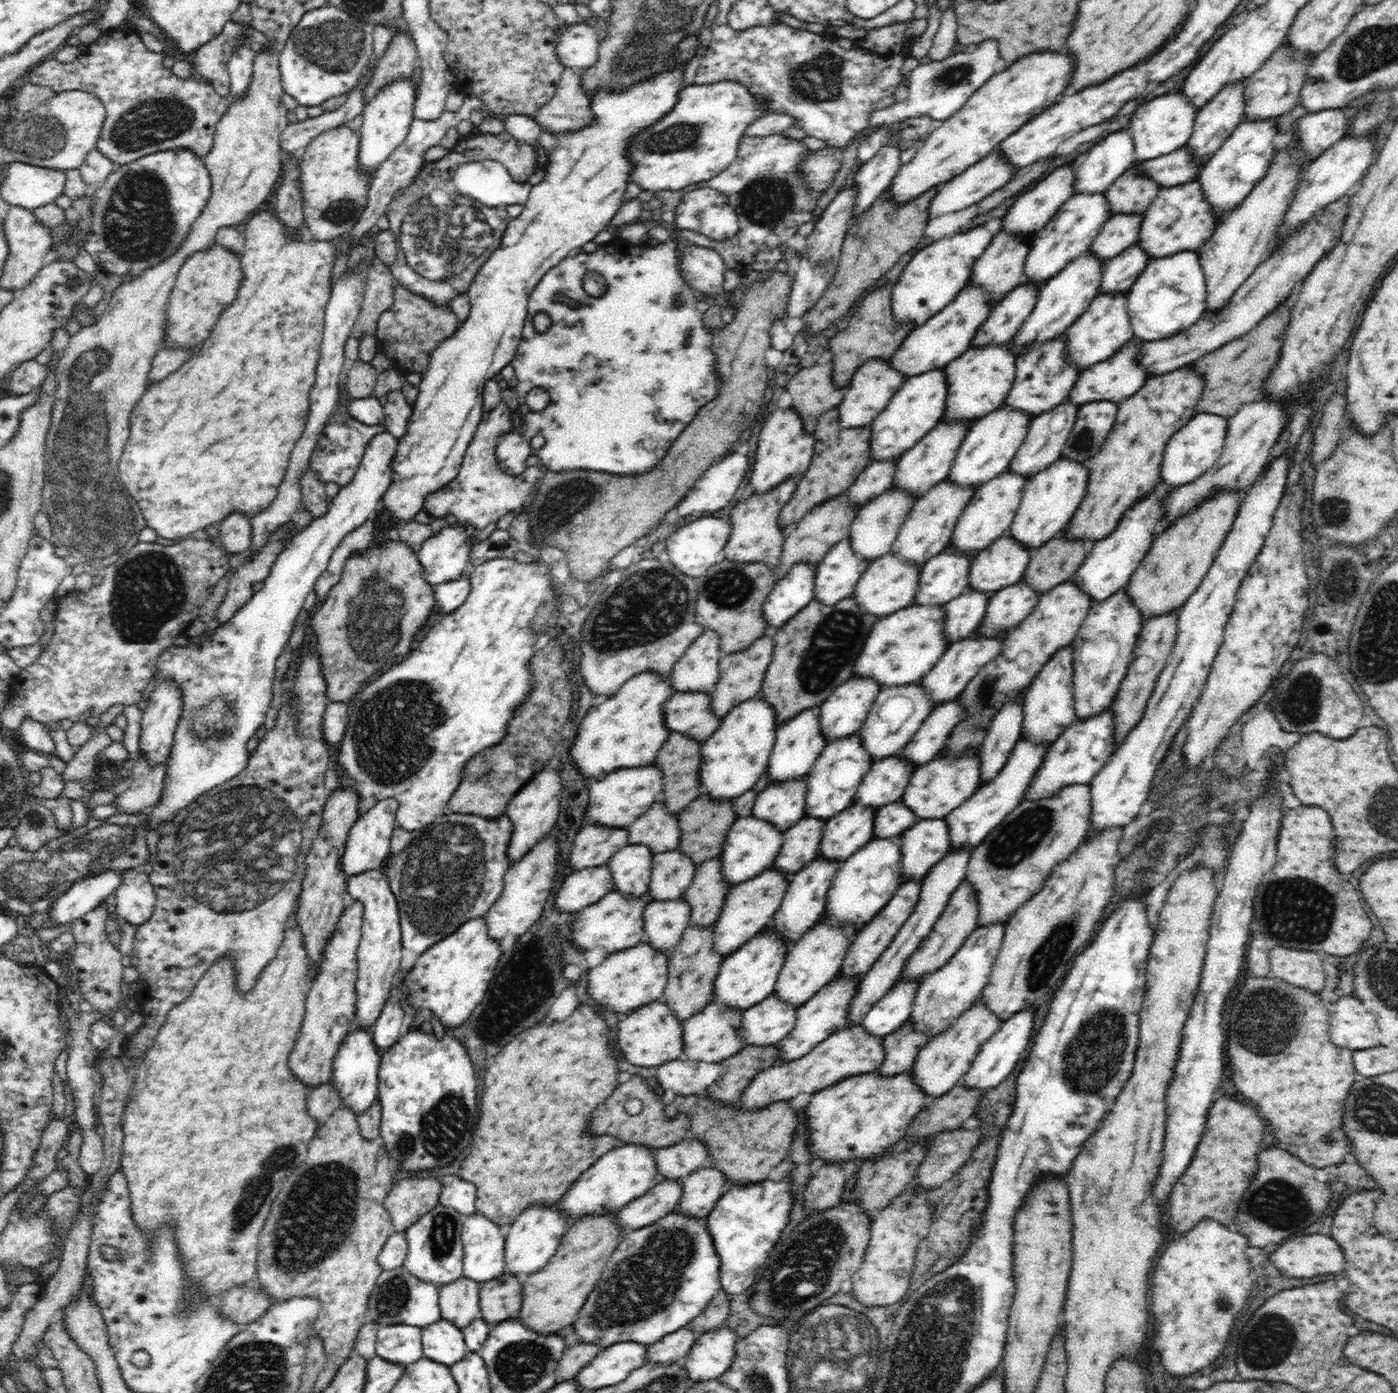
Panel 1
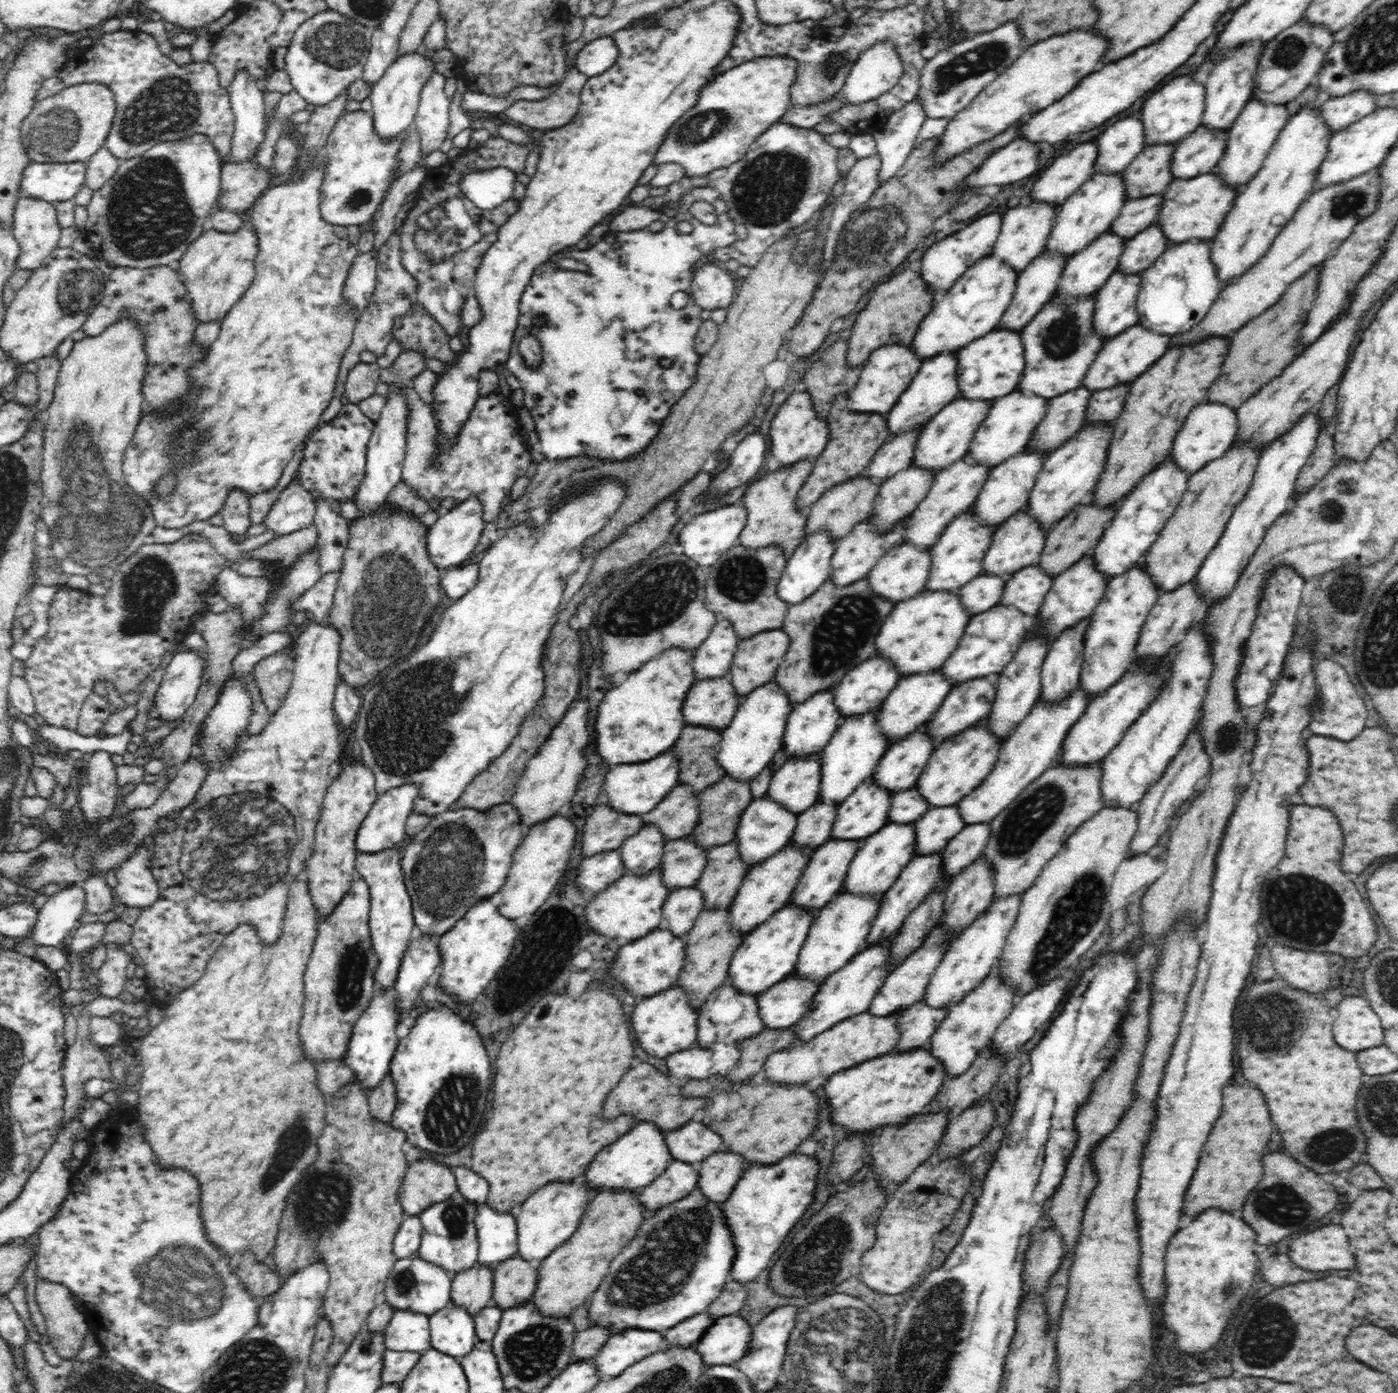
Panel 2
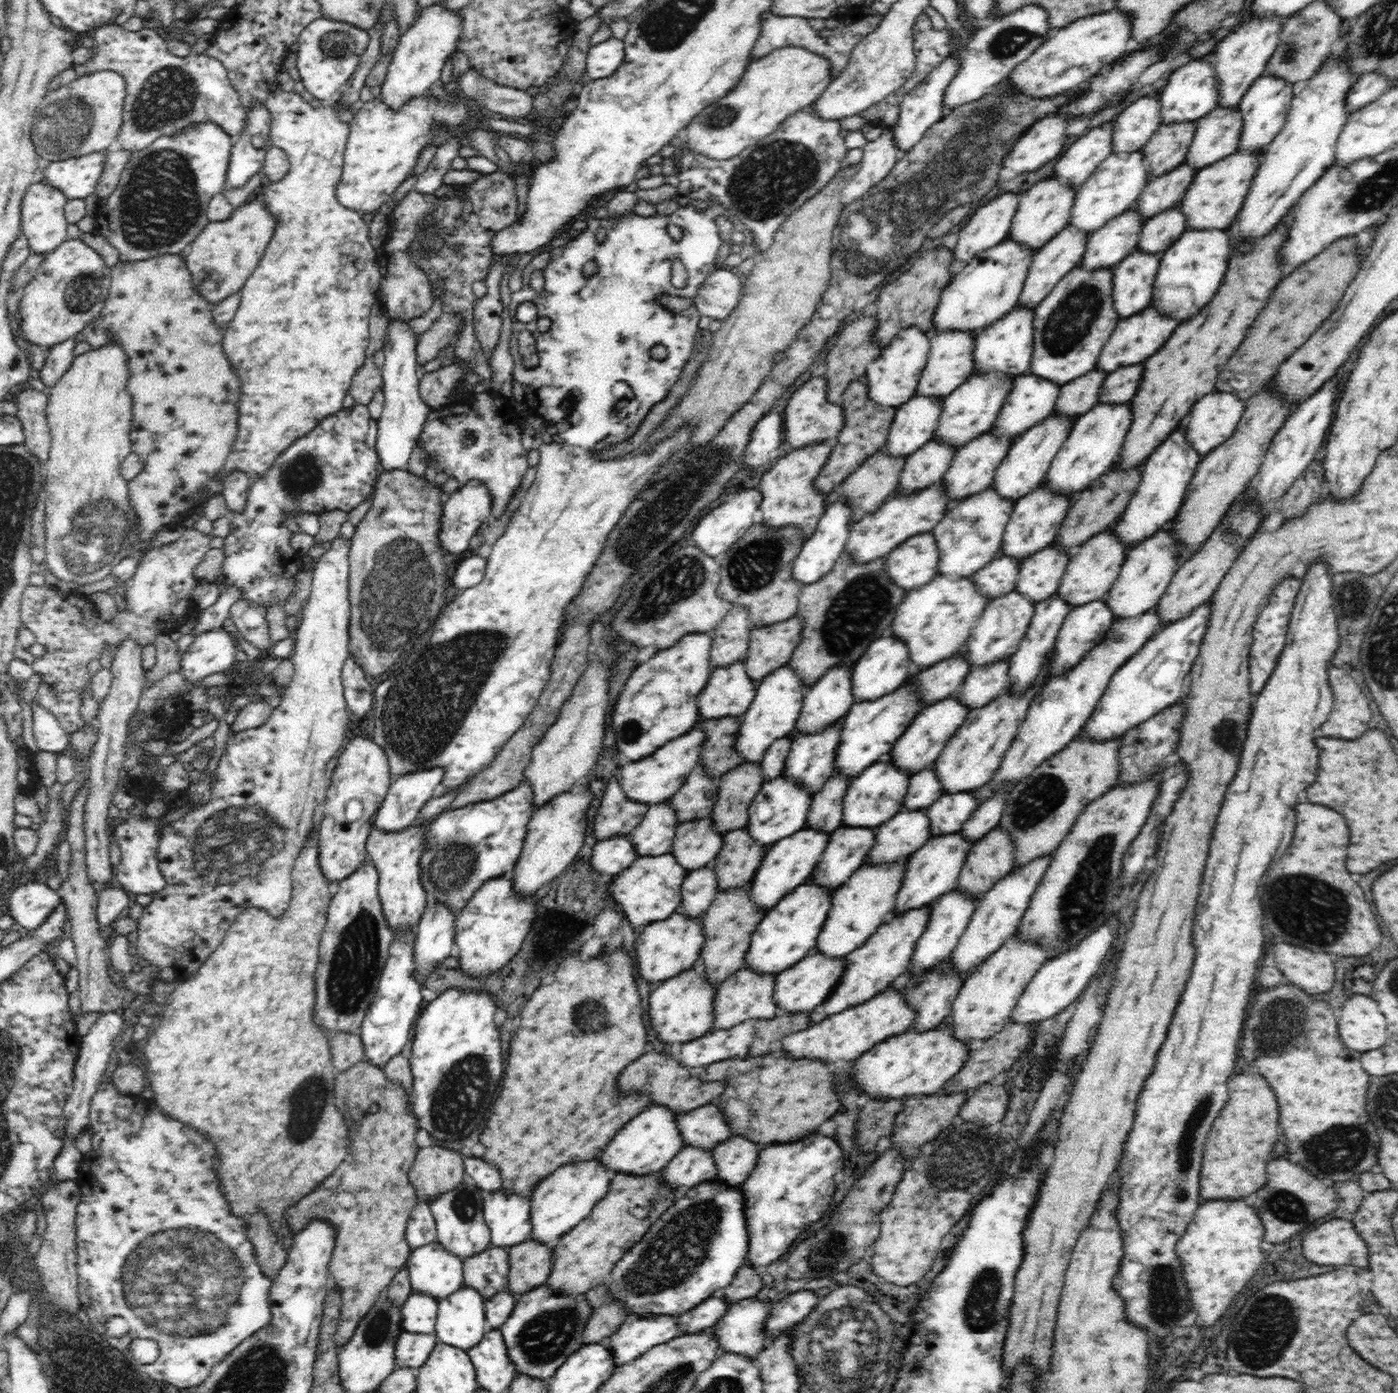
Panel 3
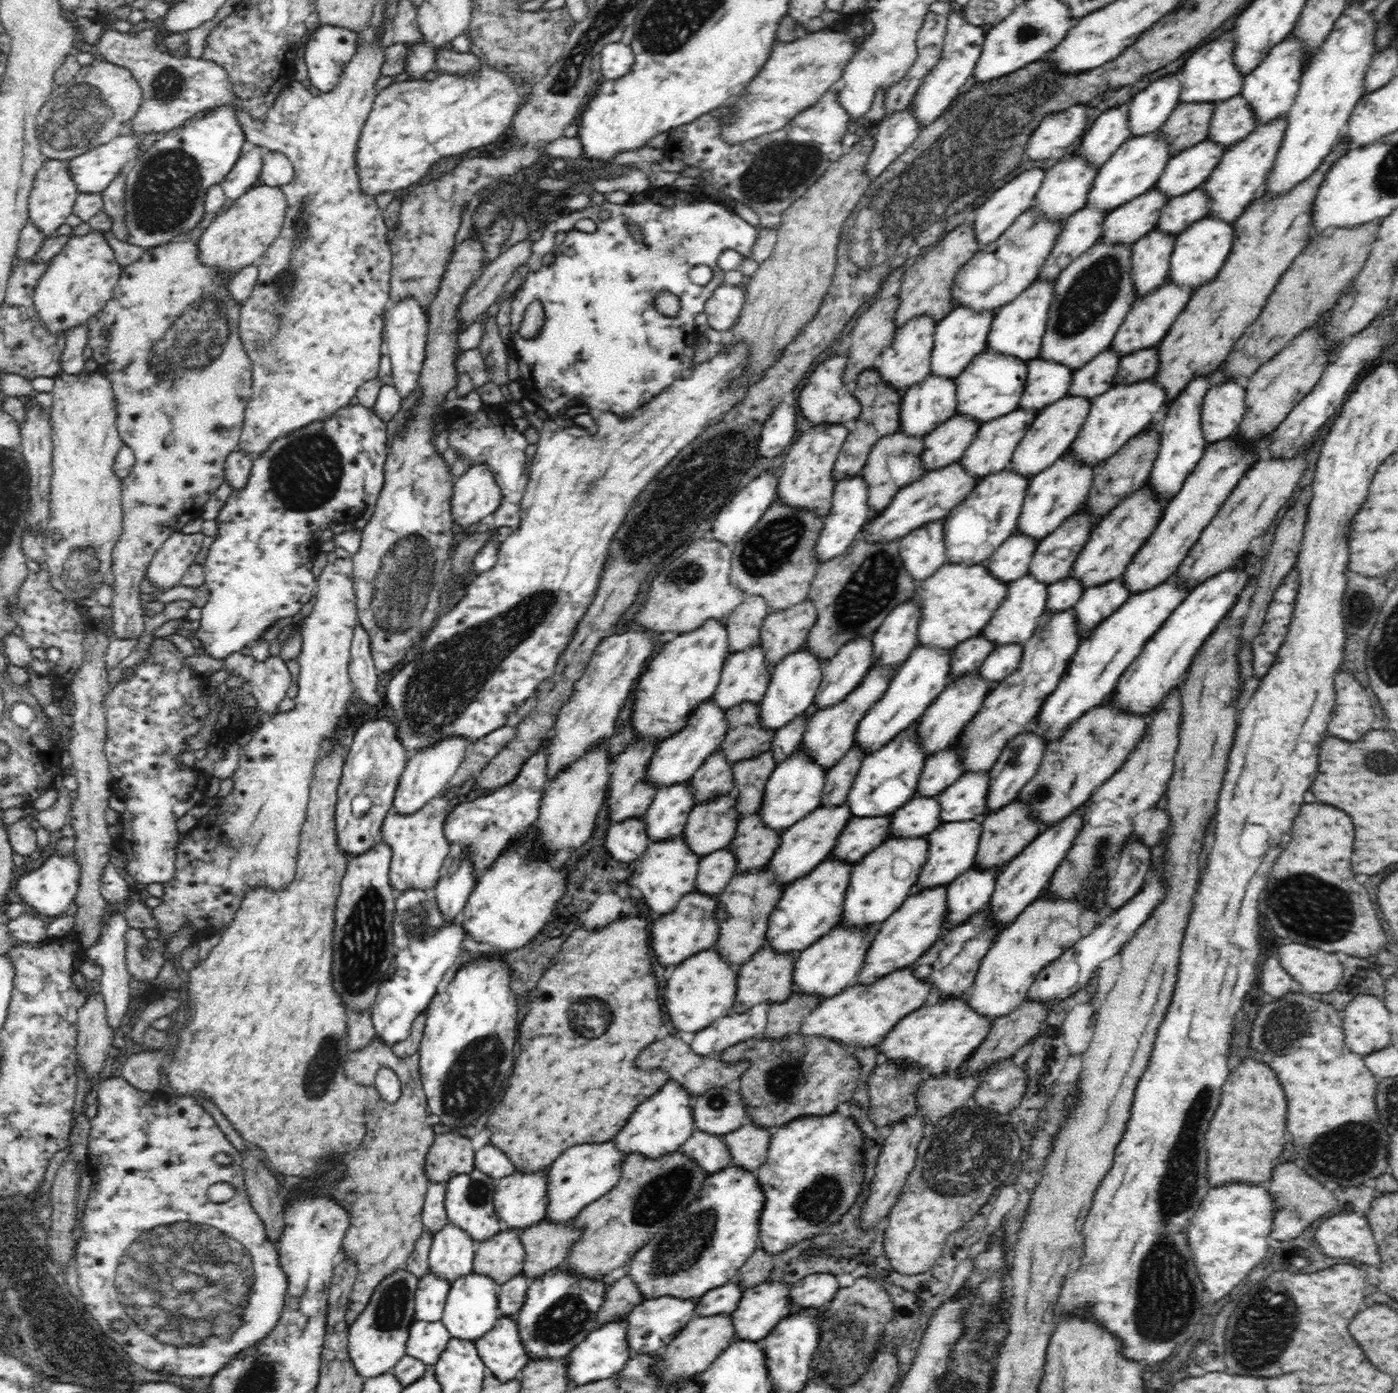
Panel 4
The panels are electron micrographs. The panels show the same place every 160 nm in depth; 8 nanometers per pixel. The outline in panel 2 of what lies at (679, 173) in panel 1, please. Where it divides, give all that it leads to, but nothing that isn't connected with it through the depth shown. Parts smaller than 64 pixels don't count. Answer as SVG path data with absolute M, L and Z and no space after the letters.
M773 56L773 58L753 59L716 76L716 82L712 82L712 86L708 86L704 94L699 94L700 102L696 101L696 104L668 130L663 140L664 146L656 151L653 164L675 162L684 169L685 176L700 176L738 162L744 158L748 146L759 138L760 134L764 134L778 123L786 110L792 107L791 86L795 84L799 68L800 64L796 63L796 59L792 59L791 56Z

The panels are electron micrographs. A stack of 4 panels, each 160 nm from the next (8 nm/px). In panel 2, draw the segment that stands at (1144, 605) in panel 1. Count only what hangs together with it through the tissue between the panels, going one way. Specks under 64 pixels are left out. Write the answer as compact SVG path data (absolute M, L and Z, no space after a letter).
M1238 440L1220 456L1188 478L1186 493L1175 513L1166 521L1159 537L1143 558L1144 570L1162 593L1190 582L1200 570L1210 550L1216 546L1236 505L1248 493L1263 446L1251 440Z

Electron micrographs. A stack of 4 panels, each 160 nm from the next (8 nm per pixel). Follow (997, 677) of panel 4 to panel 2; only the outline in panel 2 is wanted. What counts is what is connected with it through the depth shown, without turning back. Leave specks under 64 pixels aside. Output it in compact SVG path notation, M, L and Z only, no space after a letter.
M980 677L962 682L954 687L944 698L940 708L926 722L925 730L936 742L952 738L970 726L976 726L982 718L989 716L997 693L996 677Z

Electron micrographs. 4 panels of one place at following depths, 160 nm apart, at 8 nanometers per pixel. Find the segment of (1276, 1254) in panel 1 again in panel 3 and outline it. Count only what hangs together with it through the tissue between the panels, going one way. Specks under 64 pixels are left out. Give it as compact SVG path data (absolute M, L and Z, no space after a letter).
M1328 1220L1302 1240L1304 1258L1320 1266L1368 1266L1366 1244L1356 1234L1352 1221Z

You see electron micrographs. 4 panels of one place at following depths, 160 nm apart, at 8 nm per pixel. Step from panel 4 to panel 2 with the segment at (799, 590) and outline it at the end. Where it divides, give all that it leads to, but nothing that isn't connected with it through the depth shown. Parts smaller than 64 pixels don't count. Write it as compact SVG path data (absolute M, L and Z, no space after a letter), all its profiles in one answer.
M780 544L772 547L750 549L736 545L718 556L716 564L708 568L705 598L707 606L716 612L719 619L732 623L740 639L752 638L766 630L776 630L787 618L788 604L778 595L778 584L785 566L786 554Z

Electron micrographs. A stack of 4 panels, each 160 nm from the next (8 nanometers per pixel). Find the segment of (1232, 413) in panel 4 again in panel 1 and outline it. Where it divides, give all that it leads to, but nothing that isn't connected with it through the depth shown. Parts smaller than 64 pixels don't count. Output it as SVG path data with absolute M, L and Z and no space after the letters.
M1207 411L1195 413L1168 441L1160 468L1161 481L1179 487L1200 478L1219 460L1226 435L1227 419L1223 415L1208 414Z

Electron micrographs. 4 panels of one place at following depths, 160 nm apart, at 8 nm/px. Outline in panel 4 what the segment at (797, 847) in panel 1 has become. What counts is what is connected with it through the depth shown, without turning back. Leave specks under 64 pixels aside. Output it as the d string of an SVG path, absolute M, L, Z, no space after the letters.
M854 744L846 755L828 769L821 794L821 806L840 806L847 802L852 783L865 756L864 749Z

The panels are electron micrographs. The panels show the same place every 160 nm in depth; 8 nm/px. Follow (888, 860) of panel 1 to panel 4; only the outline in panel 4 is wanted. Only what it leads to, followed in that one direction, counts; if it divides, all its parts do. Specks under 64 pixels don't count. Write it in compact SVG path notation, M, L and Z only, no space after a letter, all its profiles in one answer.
M914 796L891 814L889 837L916 838L929 835L941 824L936 796Z

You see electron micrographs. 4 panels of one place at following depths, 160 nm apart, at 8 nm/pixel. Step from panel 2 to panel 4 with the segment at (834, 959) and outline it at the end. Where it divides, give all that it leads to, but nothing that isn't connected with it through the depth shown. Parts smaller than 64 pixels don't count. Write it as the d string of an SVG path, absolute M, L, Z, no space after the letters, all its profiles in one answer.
M894 835L866 854L851 870L840 924L869 926L884 922L896 912L915 891L915 882L927 861L928 849L930 840L926 835L917 835L916 838L896 838Z

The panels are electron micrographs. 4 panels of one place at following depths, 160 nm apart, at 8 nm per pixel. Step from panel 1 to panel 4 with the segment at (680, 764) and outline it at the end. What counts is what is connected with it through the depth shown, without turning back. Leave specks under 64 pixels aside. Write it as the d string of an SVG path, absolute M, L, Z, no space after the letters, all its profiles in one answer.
M742 702L726 713L727 733L718 752L722 752L728 762L754 758L771 749L775 730L767 730L762 725L758 702Z

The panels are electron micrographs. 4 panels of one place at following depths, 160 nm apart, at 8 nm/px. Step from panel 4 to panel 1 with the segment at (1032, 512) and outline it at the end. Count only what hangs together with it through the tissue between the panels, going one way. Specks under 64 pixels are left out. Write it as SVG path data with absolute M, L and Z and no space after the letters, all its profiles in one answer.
M1010 535L998 538L971 560L969 587L976 592L993 594L1022 580L1031 561L1030 552Z

